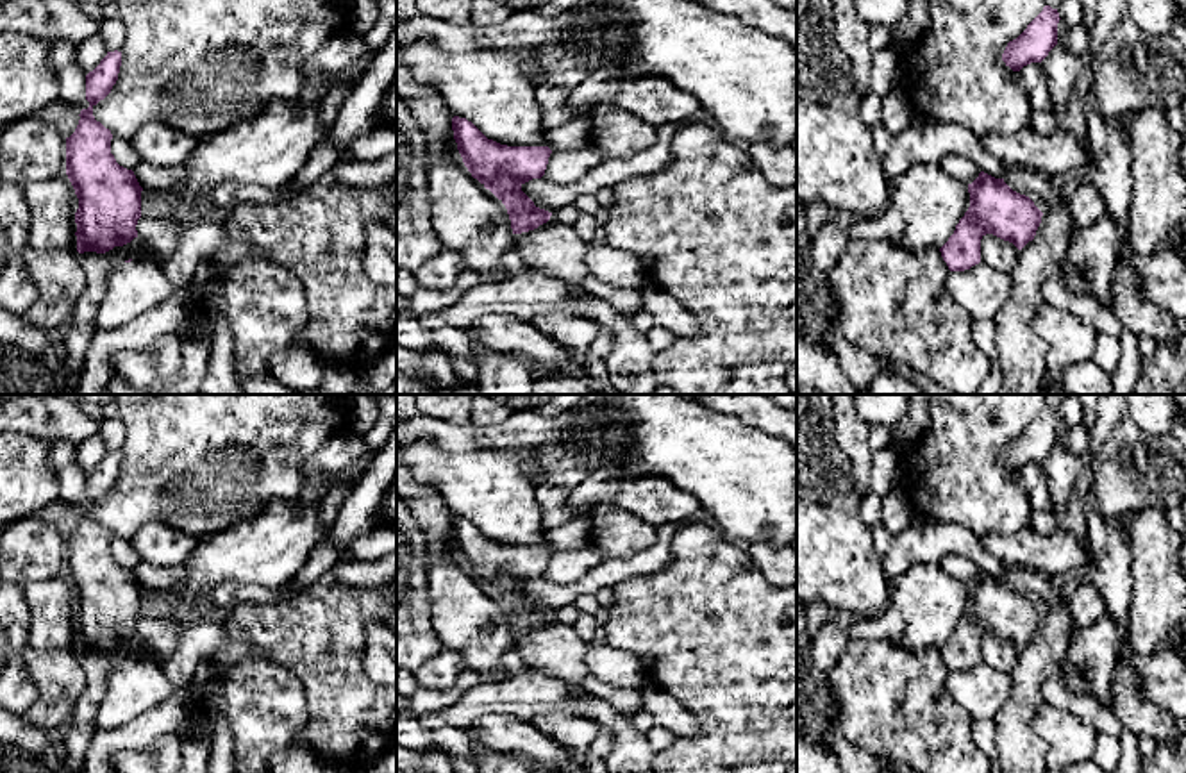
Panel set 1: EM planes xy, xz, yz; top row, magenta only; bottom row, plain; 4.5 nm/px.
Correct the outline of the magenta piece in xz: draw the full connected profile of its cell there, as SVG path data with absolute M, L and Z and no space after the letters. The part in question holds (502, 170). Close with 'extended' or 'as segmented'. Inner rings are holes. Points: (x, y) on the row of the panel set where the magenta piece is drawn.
M452 118L454 139L464 166L507 209L513 234L547 223L552 212L539 209L522 186L545 175L552 150L548 146L507 146L488 139L466 118Z; as segmented

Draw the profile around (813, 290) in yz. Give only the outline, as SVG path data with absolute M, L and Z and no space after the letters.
M797 202L797 330L822 343L829 352L832 352L832 348L825 341L825 332L831 296L832 286L829 275L818 270L813 261L811 236L806 227L806 207Z

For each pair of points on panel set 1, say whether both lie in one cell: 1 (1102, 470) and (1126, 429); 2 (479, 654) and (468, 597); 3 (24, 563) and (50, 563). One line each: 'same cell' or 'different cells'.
1: same cell
2: same cell
3: same cell

